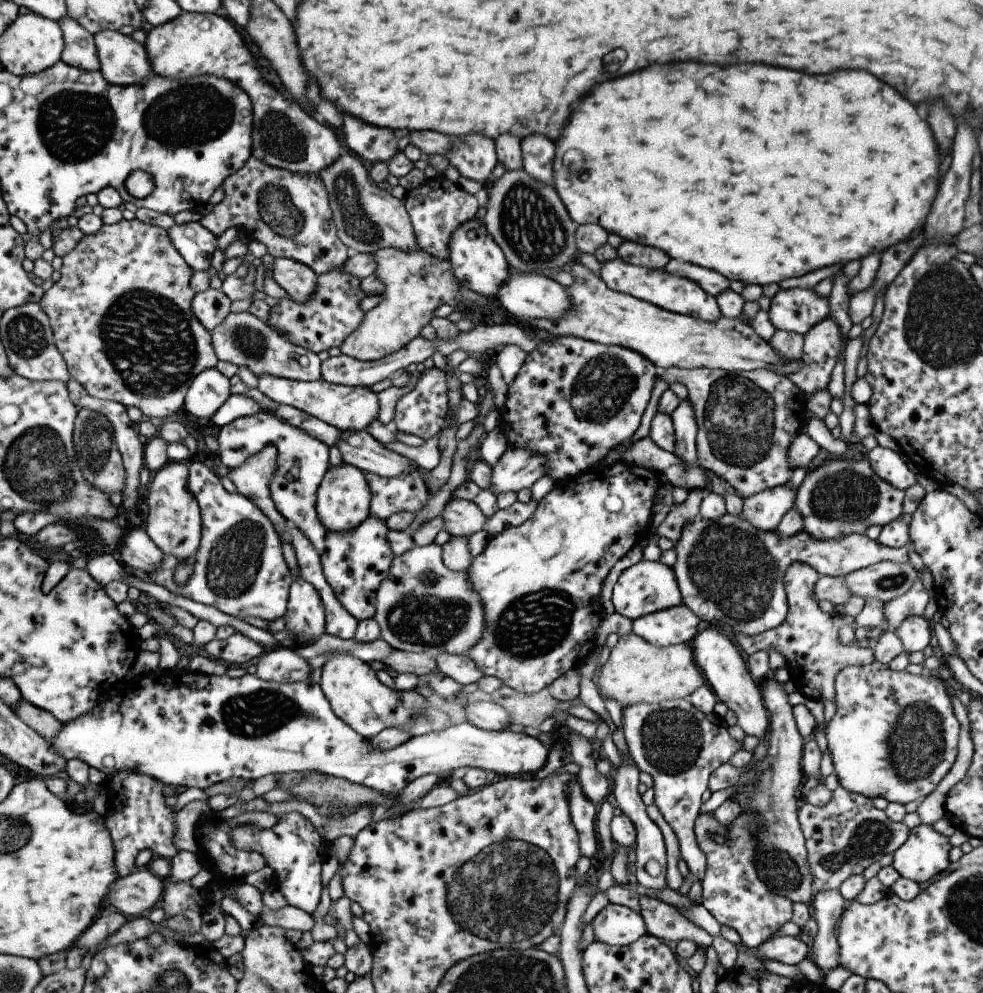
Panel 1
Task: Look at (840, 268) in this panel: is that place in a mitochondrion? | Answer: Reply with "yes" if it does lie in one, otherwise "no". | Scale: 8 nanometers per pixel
no

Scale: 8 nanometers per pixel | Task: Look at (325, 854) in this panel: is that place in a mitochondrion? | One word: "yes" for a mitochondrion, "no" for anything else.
no

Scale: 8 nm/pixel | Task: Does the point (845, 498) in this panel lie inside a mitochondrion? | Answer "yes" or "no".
yes

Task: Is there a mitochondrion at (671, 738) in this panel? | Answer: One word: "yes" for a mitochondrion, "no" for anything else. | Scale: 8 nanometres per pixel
yes

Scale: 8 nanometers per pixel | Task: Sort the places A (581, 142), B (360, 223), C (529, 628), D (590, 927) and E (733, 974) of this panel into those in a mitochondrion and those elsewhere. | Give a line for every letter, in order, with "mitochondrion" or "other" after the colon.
A: other
B: mitochondrion
C: mitochondrion
D: other
E: other

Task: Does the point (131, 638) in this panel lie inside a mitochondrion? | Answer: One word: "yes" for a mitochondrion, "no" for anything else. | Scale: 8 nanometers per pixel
no

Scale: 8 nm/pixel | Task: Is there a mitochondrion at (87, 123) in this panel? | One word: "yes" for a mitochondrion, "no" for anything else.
yes

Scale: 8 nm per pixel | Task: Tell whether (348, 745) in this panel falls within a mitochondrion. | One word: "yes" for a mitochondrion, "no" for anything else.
no

